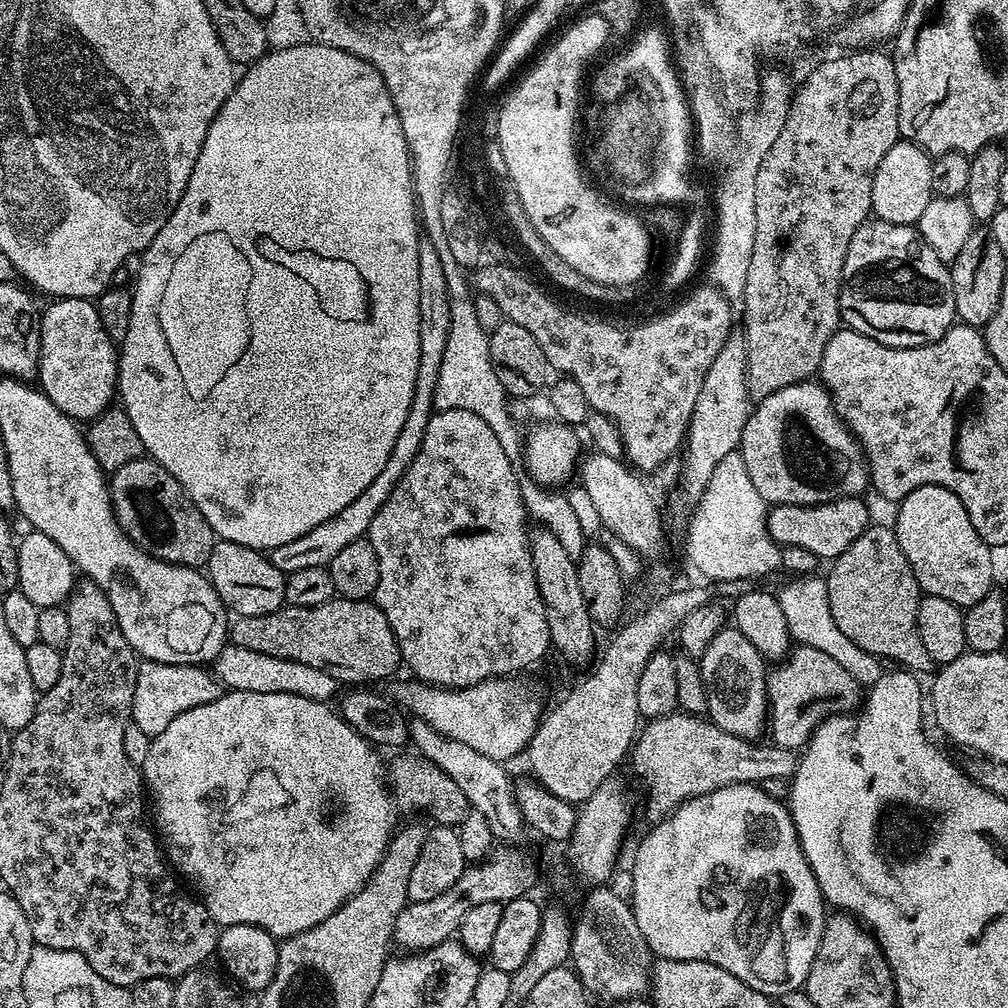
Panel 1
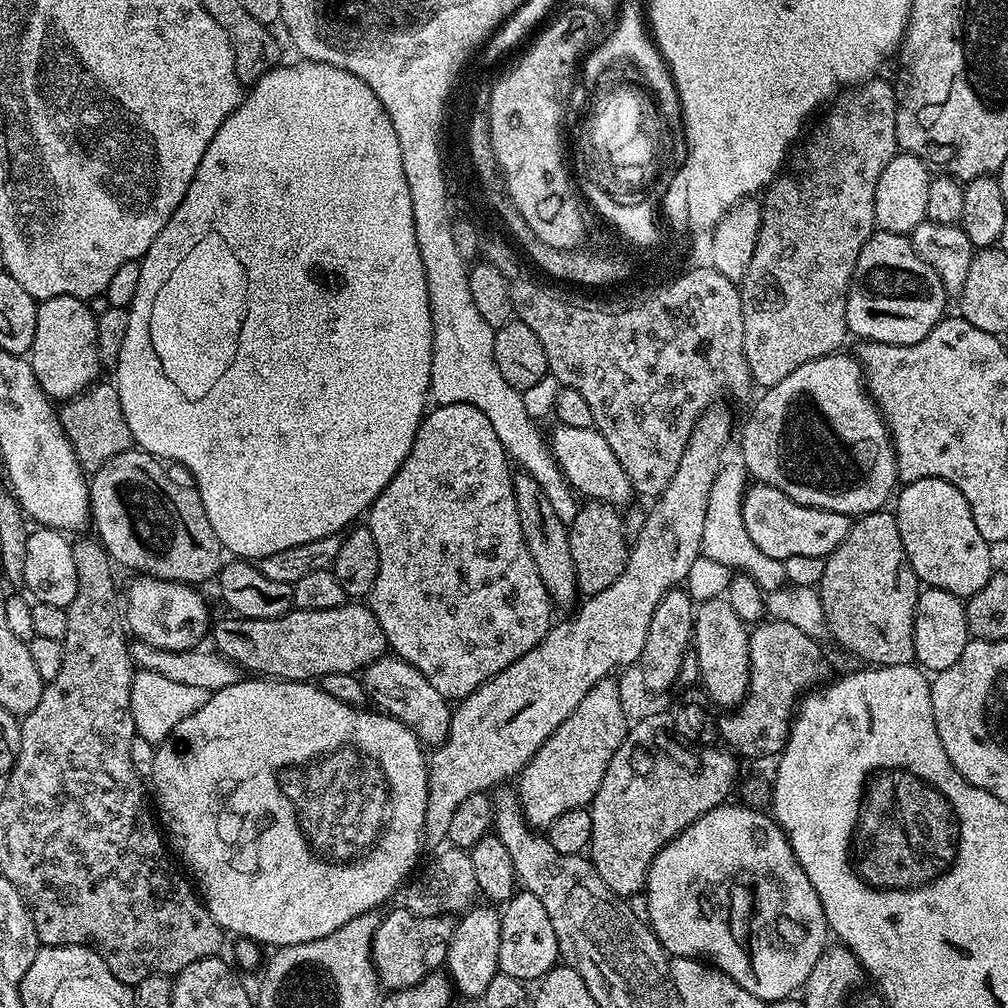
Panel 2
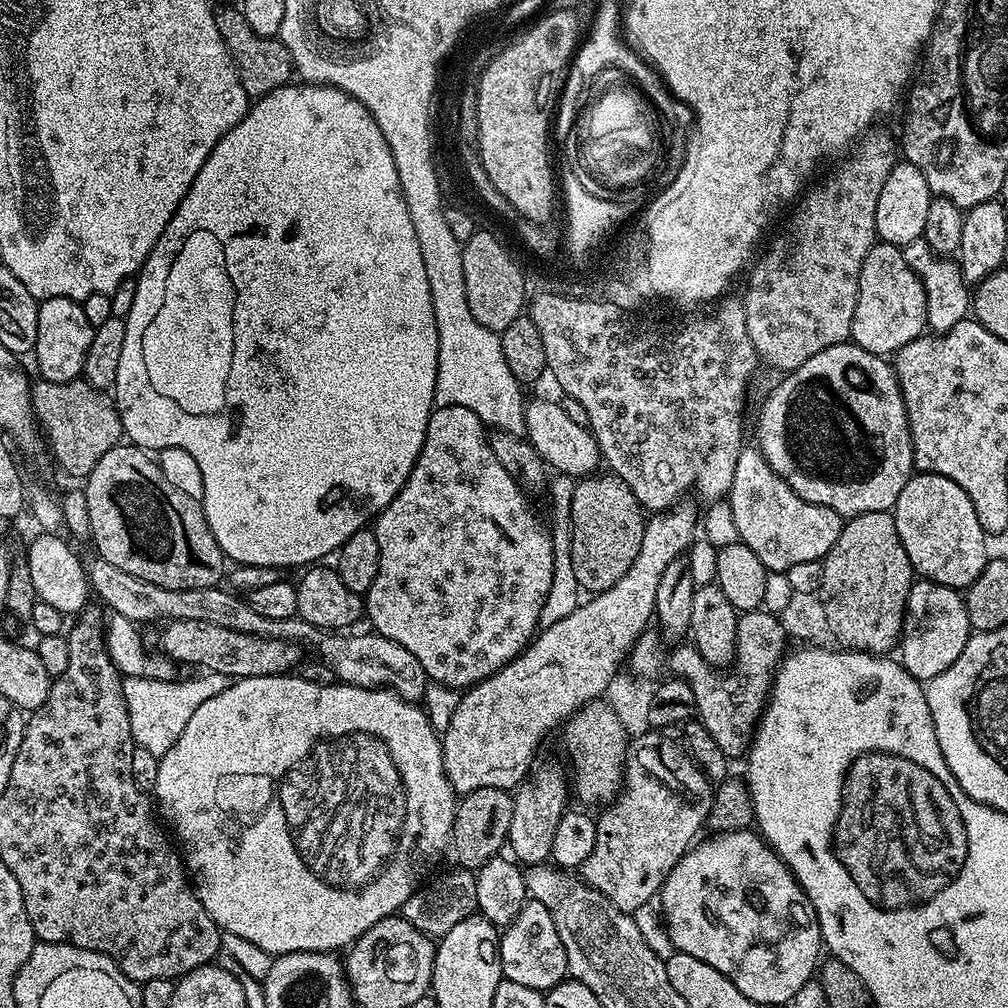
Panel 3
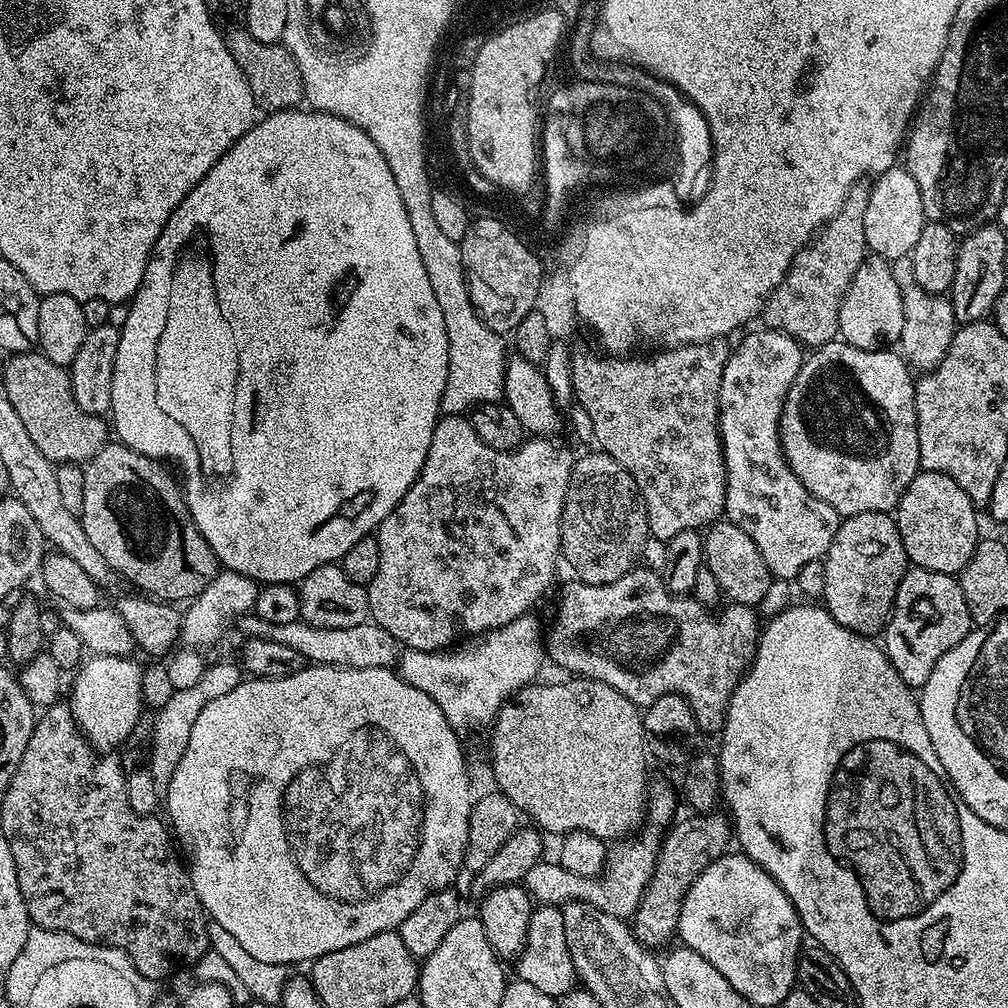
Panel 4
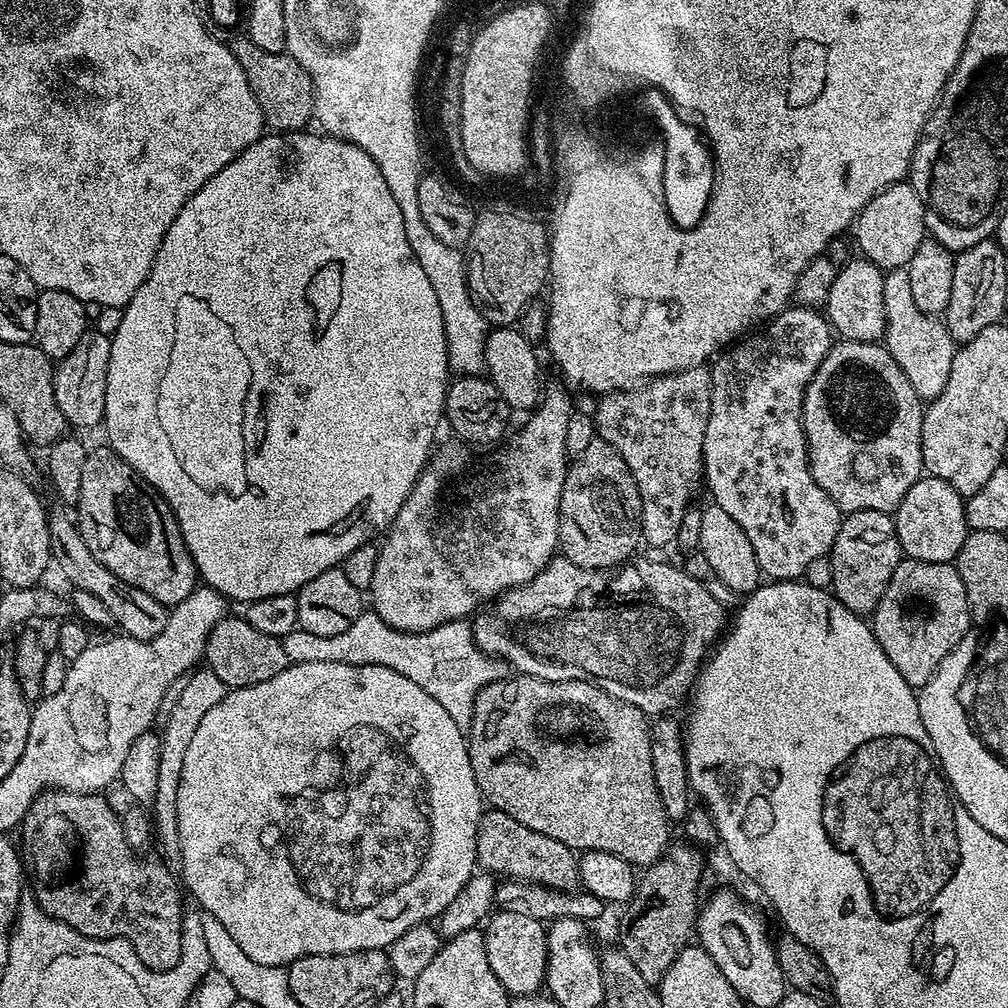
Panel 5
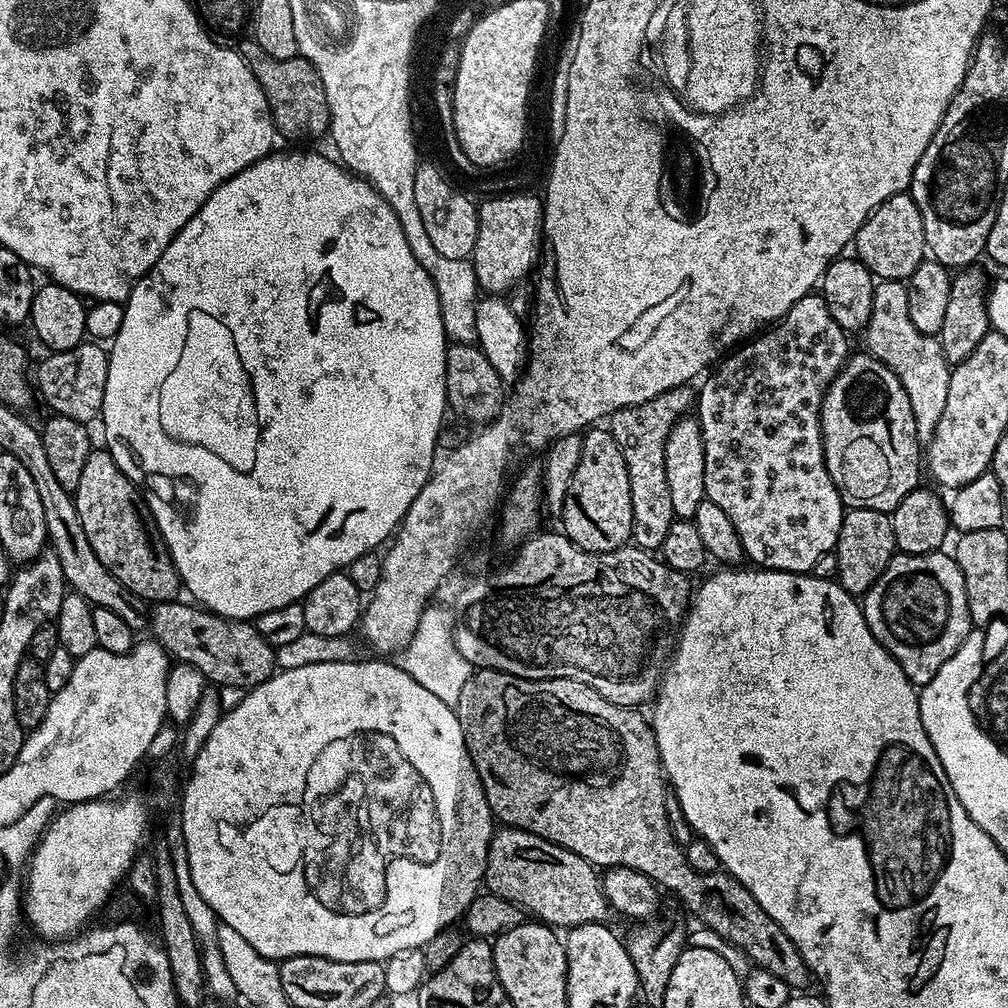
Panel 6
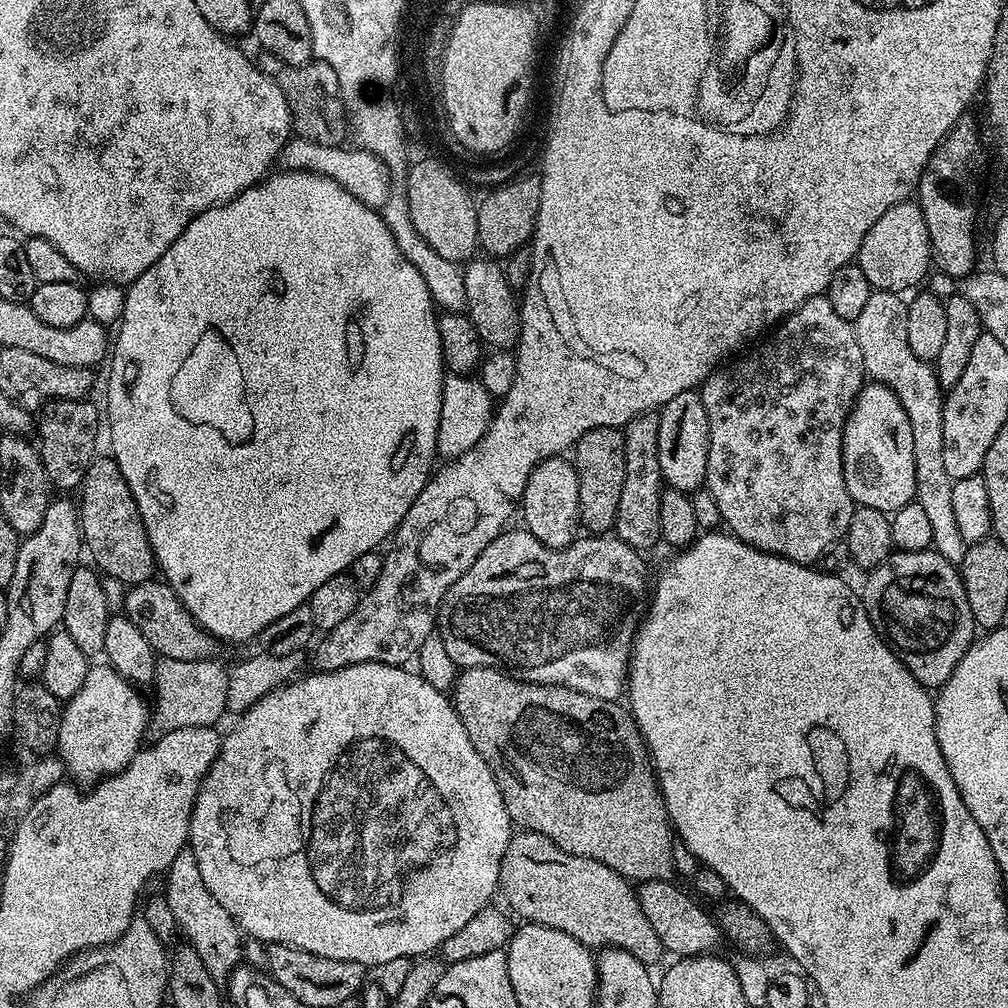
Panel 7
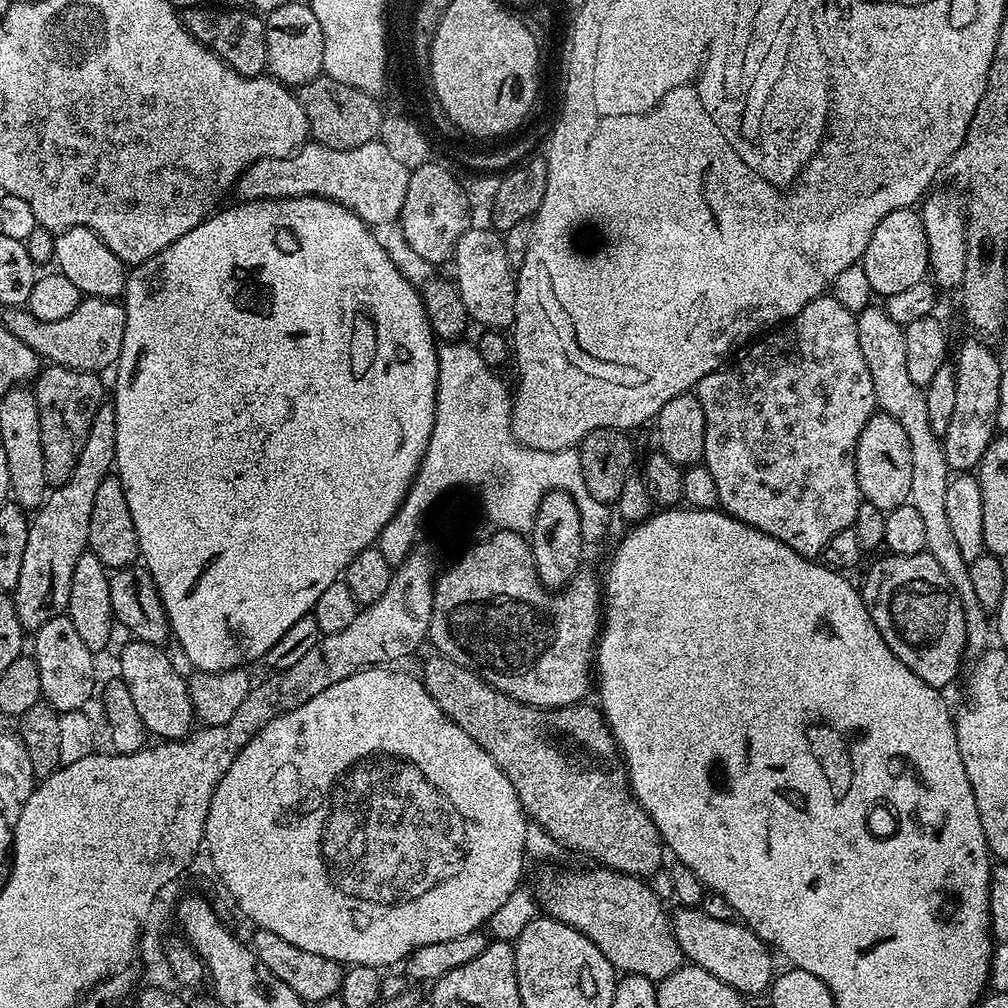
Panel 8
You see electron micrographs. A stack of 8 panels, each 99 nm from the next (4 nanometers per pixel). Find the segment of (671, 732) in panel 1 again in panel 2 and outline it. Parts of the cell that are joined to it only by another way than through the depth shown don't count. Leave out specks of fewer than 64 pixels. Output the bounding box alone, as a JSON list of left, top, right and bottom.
[590,714,738,898]

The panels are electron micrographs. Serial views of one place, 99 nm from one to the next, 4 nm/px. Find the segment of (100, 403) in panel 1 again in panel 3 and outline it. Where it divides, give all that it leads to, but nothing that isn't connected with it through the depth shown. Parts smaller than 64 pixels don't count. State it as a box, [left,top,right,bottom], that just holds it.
[34,298,96,384]

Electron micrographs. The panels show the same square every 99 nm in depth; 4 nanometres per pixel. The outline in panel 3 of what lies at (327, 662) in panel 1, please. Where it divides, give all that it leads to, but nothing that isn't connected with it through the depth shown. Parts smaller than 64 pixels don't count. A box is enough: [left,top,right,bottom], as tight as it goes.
[159,620,302,680]

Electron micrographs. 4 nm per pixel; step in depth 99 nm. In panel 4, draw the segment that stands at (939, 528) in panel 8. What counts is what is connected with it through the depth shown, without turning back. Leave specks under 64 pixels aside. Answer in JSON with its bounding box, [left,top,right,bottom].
[891,255,958,370]

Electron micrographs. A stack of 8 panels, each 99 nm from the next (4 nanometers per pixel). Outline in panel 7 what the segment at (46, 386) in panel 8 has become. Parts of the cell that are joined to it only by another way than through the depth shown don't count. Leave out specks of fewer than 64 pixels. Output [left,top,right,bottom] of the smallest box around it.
[38,399,102,489]

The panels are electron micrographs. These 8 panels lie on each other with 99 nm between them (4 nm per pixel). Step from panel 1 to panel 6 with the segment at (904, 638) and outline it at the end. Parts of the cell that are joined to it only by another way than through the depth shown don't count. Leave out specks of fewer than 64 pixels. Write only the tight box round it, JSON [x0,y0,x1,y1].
[834,509,897,596]

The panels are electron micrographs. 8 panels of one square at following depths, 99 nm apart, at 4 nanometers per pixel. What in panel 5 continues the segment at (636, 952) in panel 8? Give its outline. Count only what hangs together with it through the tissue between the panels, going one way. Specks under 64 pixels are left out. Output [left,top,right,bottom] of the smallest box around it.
[476,810,580,892]

